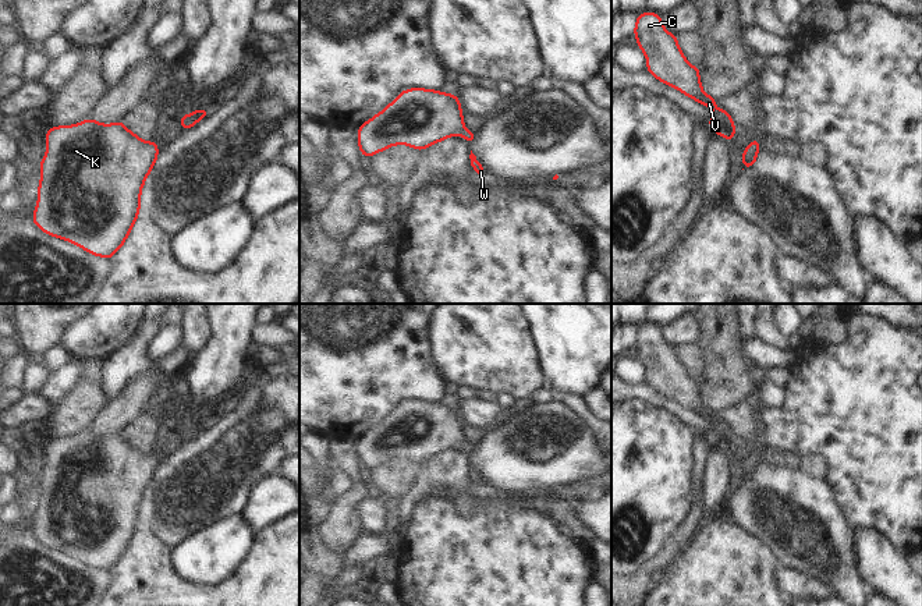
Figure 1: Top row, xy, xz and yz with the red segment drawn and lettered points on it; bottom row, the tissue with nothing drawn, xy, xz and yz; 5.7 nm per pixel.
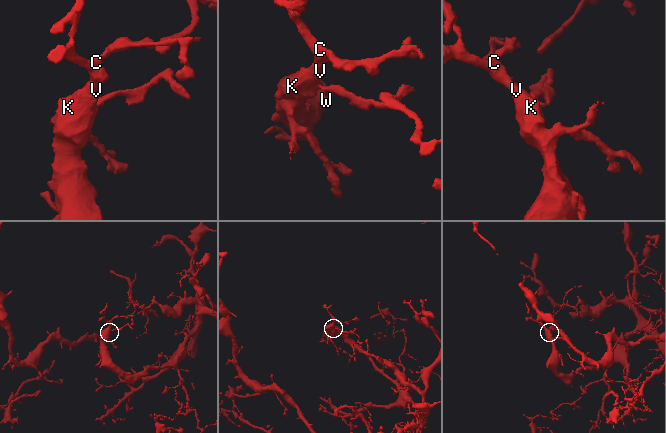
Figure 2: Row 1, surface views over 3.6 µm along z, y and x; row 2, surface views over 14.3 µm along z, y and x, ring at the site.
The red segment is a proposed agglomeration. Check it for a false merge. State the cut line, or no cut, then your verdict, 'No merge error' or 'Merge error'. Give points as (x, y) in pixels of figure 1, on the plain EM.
No split. No merge error

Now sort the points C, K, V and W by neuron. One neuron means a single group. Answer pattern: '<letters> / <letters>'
C K V W

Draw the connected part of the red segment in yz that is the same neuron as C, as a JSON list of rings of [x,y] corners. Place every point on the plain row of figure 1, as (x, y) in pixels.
[[[653,323],[636,327],[632,345],[646,369],[646,383],[657,393],[712,421],[713,429],[706,435],[713,446],[733,454],[735,447],[734,432],[727,422],[716,419],[716,410],[703,404],[699,390],[701,379],[688,375],[678,358],[678,348],[663,339],[663,329]]]

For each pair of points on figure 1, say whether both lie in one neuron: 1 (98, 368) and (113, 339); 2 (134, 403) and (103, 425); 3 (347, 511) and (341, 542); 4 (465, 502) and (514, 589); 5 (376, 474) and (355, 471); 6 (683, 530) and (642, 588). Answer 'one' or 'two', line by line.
1: two
2: one
3: one
4: two
5: two
6: one

